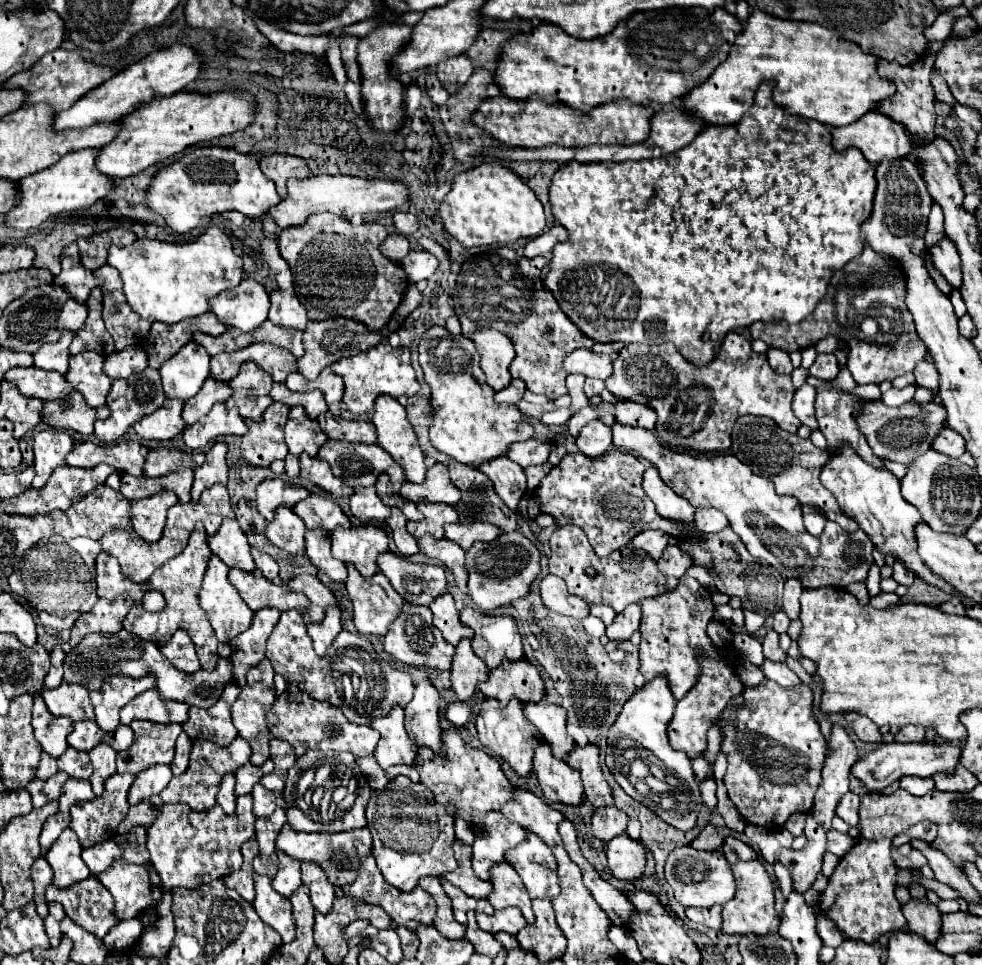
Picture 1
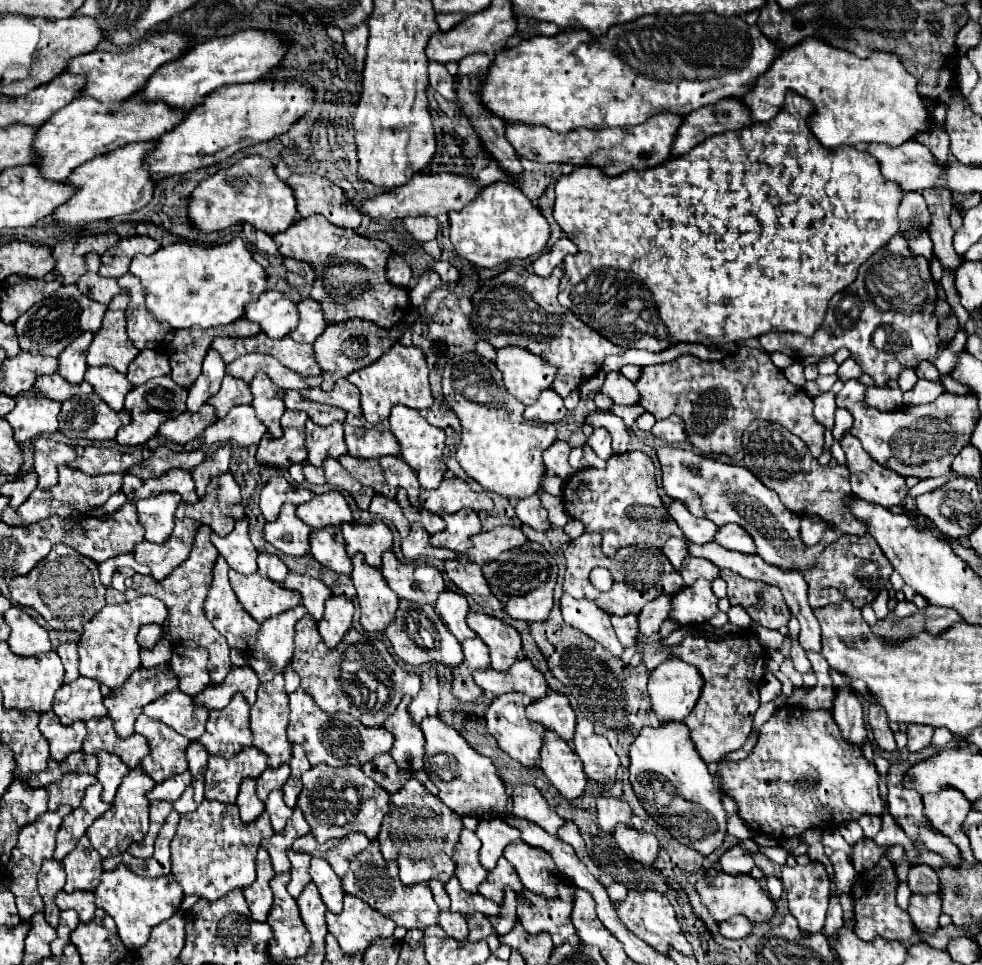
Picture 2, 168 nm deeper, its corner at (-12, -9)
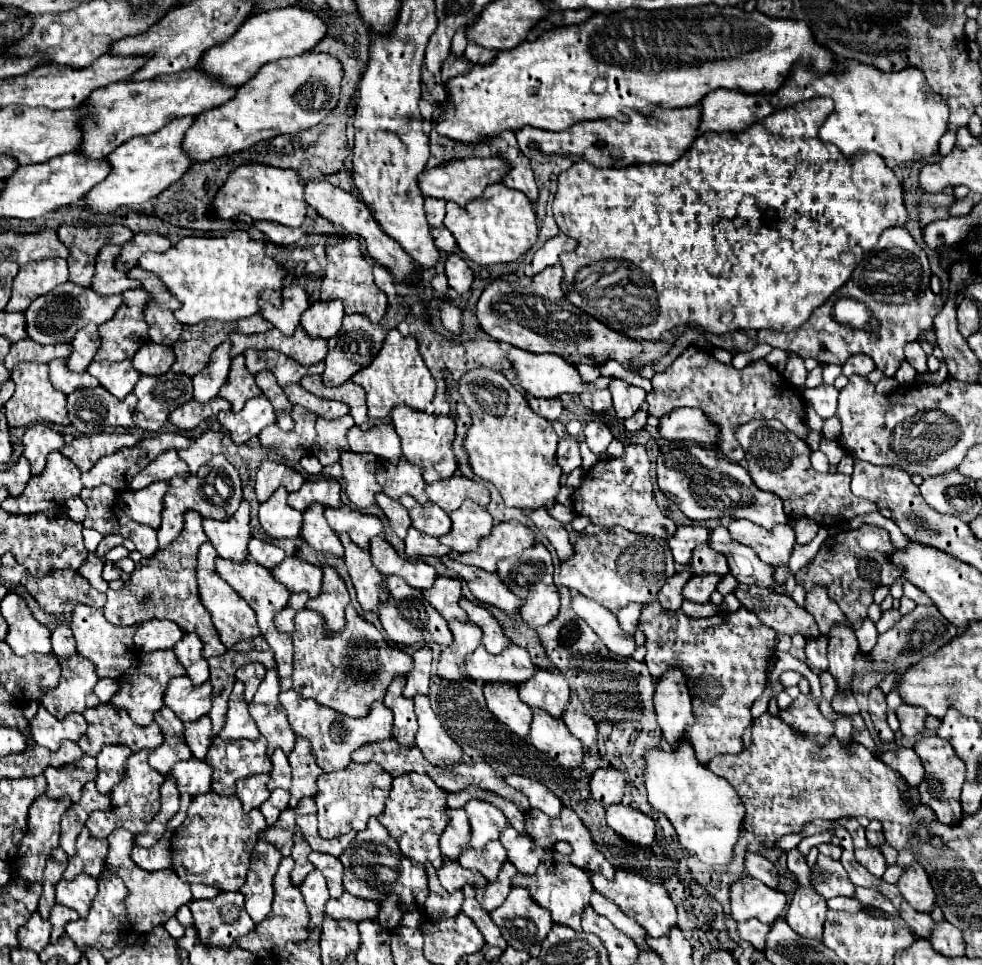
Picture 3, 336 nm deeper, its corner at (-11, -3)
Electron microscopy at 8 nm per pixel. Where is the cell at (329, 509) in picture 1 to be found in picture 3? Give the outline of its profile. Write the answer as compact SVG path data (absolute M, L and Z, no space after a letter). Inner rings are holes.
M335 479L305 481L299 491L289 493L287 503L297 511L305 511L311 503L321 503L325 507L341 505L341 485Z

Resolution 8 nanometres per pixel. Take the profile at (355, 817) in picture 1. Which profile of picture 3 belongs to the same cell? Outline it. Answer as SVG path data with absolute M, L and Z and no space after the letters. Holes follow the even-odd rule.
M349 763L341 773L325 773L319 777L319 795L317 801L317 817L319 817L319 833L325 839L333 839L339 835L345 835L349 831L363 831L367 827L369 817L379 817L383 813L387 795L391 791L393 777L387 775L377 763ZM339 775L343 775L343 781L339 783ZM339 785L339 787L335 787Z

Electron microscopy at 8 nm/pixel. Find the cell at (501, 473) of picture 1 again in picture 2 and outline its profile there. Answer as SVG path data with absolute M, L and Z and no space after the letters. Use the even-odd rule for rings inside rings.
M534 493L532 497L524 497L516 501L516 515L522 523L530 525L536 531L546 531L550 529L550 521L548 521L548 513L546 509L540 505L538 493Z

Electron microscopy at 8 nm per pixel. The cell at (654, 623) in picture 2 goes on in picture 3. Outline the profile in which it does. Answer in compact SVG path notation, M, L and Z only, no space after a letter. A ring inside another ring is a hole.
M685 567L683 571L675 573L671 579L667 579L667 583L661 587L657 599L663 603L663 607L671 609L671 611L677 611L683 603L683 587L685 583L693 577L693 569L691 567Z

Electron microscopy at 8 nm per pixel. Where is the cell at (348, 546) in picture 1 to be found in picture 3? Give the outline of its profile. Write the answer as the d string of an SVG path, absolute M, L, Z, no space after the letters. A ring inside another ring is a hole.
M349 505L327 507L325 519L337 533L349 533L351 541L363 549L367 549L371 537L383 535L383 523L375 515L365 515L361 511L351 509Z

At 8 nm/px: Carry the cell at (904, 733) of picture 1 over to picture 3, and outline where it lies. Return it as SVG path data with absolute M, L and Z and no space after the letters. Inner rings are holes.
M901 703L895 713L897 713L899 725L901 725L899 729L905 737L915 737L921 729L925 729L923 719L925 719L927 711L923 711L923 707L913 707L913 705Z

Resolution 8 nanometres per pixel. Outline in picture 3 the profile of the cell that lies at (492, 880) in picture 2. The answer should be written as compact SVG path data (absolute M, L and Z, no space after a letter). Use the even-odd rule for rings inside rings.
M493 841L493 843L487 843L487 847L483 849L473 849L473 847L463 849L457 861L463 867L471 867L483 873L487 881L495 881L501 865L507 861L507 851L499 841Z

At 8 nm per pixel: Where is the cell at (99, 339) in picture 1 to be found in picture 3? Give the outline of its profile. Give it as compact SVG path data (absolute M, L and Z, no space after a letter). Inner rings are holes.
M133 289L123 293L123 307L113 319L99 325L101 349L95 361L123 361L133 359L137 349L149 341L149 325L143 317L151 295L145 289Z

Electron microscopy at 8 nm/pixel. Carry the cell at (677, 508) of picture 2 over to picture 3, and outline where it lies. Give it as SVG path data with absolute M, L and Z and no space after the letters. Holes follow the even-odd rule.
M715 527L713 535L709 539L711 547L717 547L717 551L723 551L729 561L729 573L745 585L757 585L763 589L769 589L773 593L785 595L787 587L785 583L775 581L775 567L761 563L761 559L755 555L751 547L745 547L741 543L735 543L729 537L729 531L725 527Z

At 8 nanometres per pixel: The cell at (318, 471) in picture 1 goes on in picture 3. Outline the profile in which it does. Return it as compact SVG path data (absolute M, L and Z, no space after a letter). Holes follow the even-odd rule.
M345 451L341 455L341 467L345 477L345 495L357 509L367 509L375 503L379 485L375 481L377 459L373 455L359 455Z

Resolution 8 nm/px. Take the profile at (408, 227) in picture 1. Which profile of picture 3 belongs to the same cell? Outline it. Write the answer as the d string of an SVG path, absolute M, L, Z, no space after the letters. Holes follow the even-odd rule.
M427 197L425 199L425 213L427 213L427 221L431 227L441 227L443 215L445 215L445 201Z

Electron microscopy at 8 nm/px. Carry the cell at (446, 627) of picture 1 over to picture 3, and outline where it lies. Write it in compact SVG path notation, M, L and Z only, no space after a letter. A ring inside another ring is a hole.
M439 575L433 583L433 587L421 591L423 597L435 607L437 613L441 613L447 621L449 619L467 619L465 611L459 607L461 599L461 581L453 577Z

